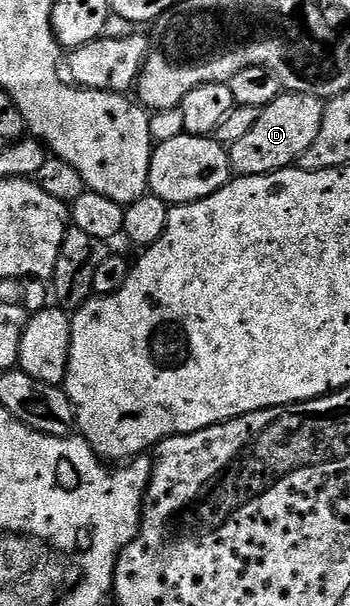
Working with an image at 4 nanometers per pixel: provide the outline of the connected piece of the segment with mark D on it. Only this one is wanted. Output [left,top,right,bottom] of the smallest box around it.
[228,92,325,175]

